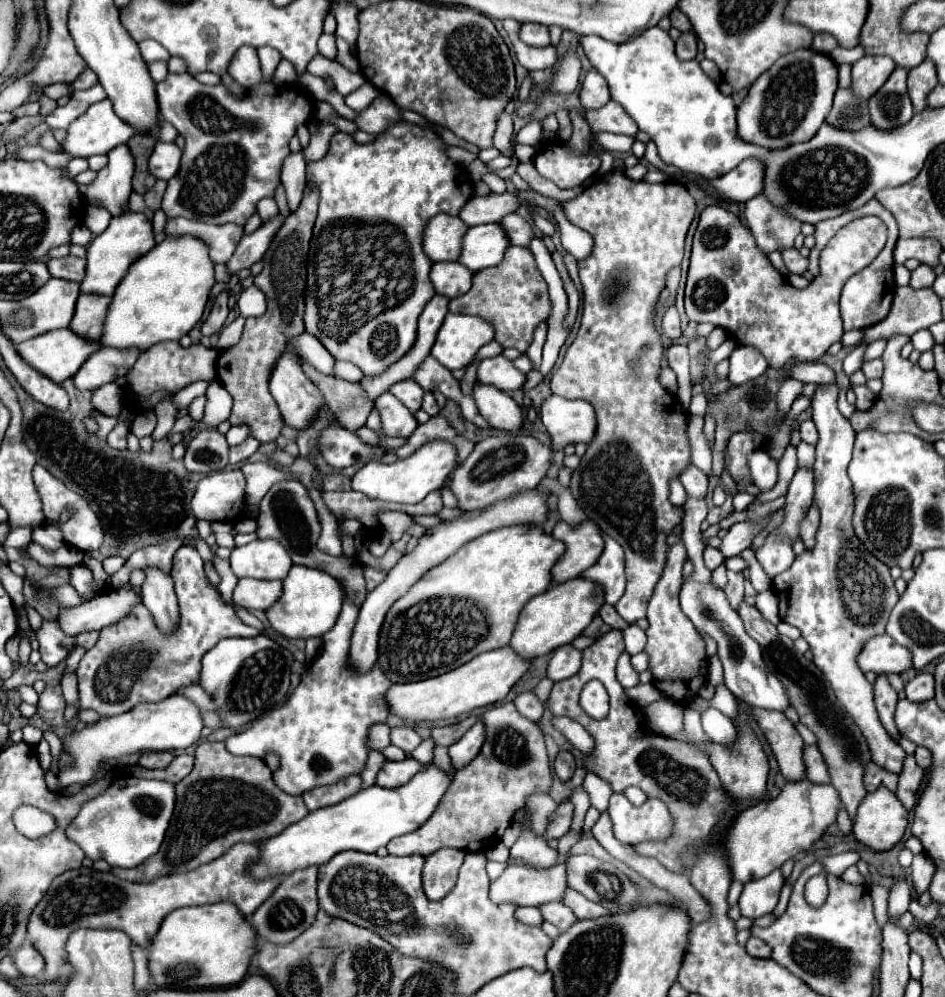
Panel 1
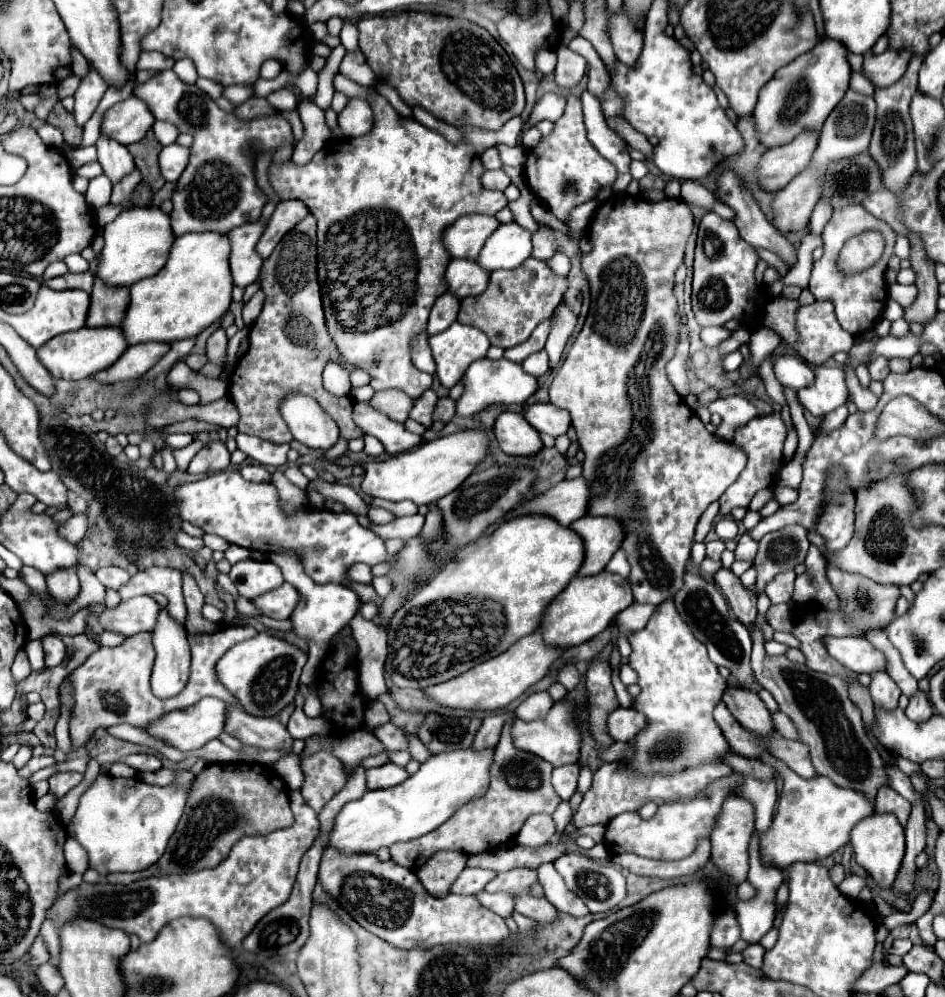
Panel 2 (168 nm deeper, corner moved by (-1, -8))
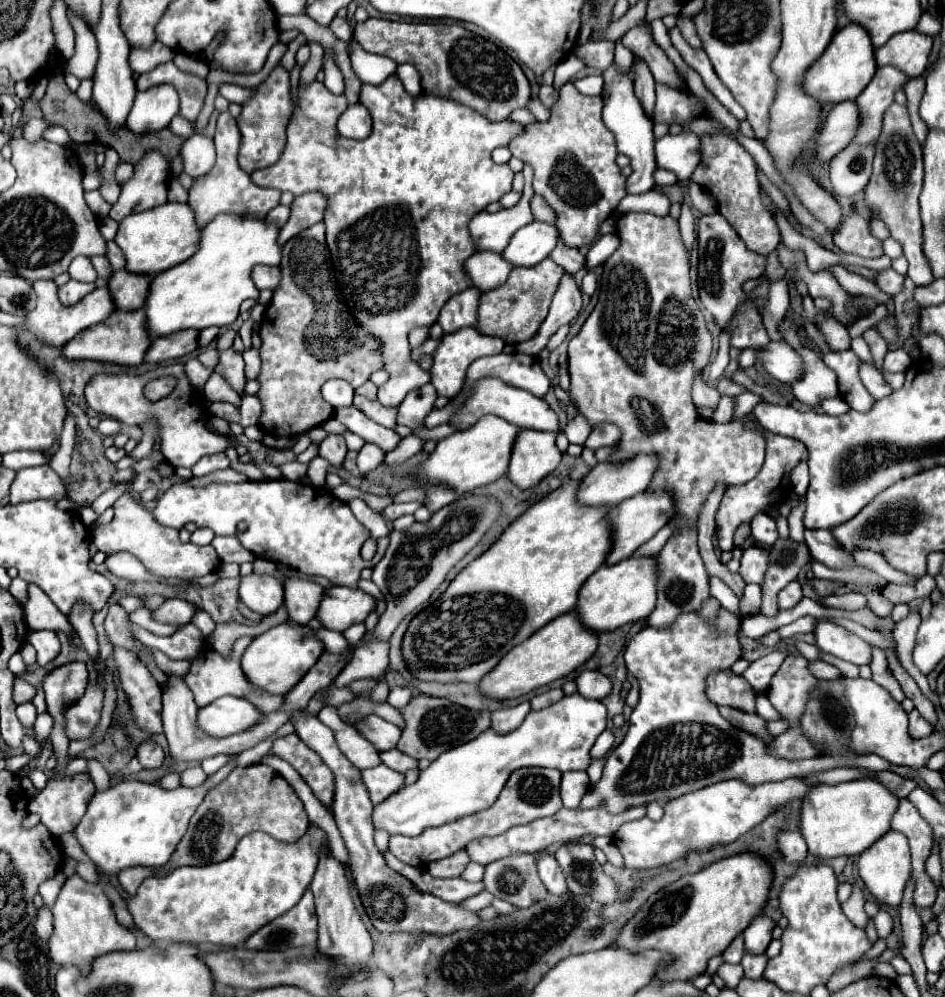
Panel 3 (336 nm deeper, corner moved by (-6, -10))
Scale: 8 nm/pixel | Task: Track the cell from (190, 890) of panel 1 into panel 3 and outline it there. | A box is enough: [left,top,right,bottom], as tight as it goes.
[125,823,327,947]

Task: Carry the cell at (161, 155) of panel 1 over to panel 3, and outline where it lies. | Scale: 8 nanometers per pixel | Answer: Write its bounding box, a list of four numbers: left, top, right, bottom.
[179,135,215,177]

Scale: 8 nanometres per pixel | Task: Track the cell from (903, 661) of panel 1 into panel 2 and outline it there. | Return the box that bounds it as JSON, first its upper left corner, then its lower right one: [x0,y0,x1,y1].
[824,637,886,673]

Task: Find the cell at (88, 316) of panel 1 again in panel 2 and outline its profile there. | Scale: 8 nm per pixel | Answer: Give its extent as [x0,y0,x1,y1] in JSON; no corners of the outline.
[88,279,130,327]

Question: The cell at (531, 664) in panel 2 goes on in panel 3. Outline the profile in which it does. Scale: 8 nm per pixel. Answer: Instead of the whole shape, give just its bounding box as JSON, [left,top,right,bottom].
[479,611,597,701]

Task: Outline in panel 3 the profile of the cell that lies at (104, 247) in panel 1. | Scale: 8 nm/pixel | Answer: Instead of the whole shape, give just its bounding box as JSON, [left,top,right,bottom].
[115,203,199,275]

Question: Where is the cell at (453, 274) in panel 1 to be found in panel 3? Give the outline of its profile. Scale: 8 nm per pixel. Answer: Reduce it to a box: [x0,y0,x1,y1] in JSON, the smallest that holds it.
[465,253,513,293]

